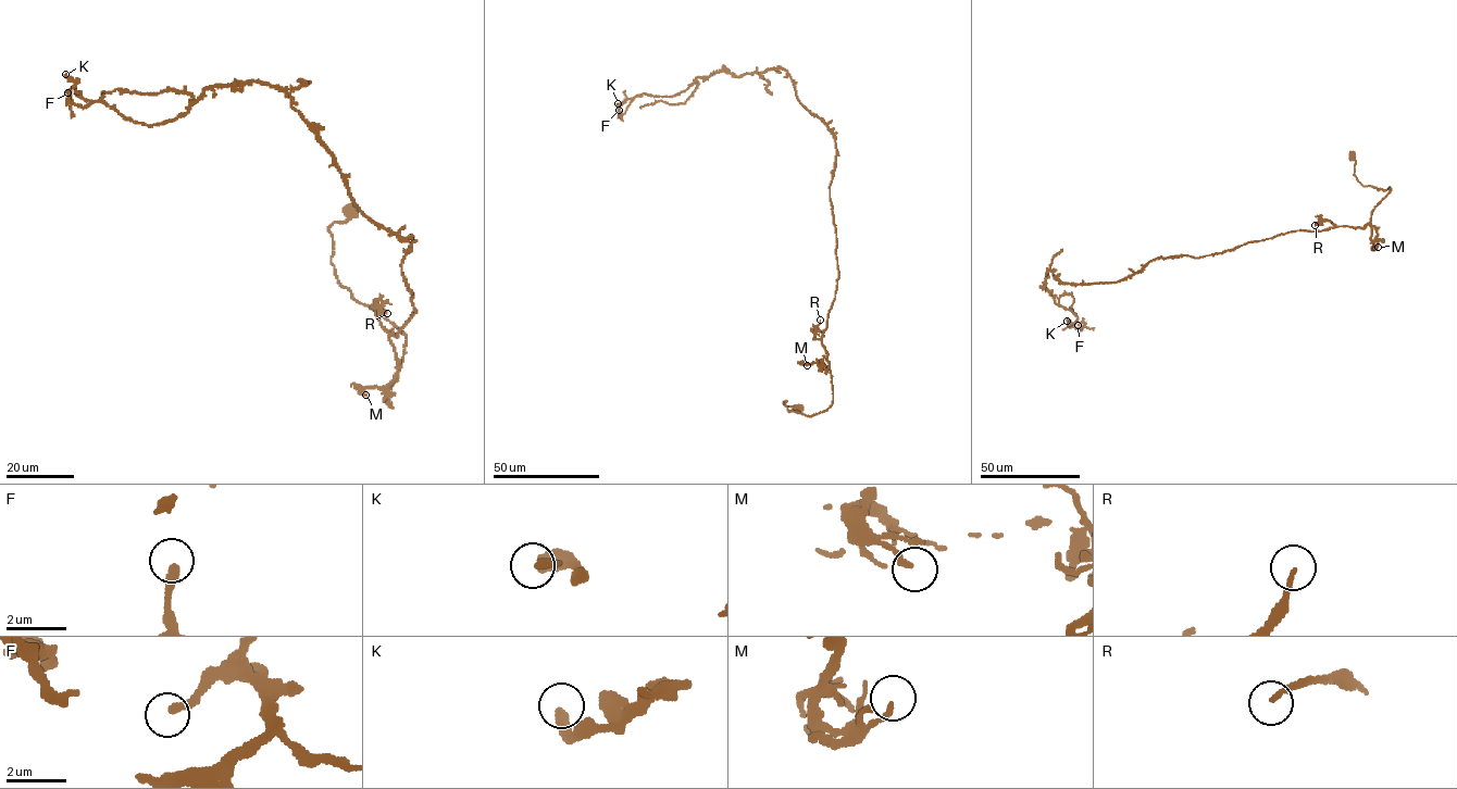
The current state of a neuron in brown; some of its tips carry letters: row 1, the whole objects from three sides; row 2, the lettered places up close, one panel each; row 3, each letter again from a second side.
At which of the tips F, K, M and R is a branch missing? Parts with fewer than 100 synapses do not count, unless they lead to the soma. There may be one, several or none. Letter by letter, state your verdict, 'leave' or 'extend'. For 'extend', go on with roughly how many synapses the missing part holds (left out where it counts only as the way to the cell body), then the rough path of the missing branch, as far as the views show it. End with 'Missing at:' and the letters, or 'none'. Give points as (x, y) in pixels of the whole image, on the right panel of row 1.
F: leave
K: leave
M: leave
R: leave
Missing at: none

